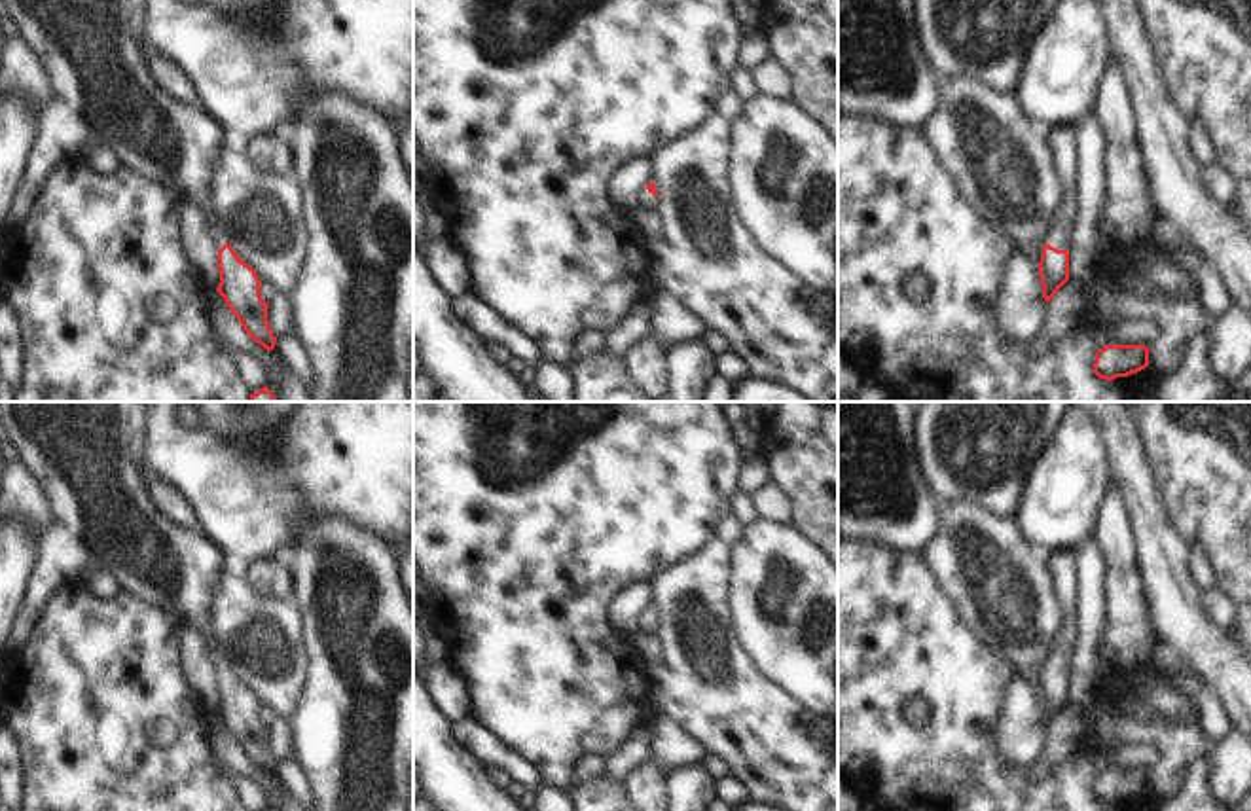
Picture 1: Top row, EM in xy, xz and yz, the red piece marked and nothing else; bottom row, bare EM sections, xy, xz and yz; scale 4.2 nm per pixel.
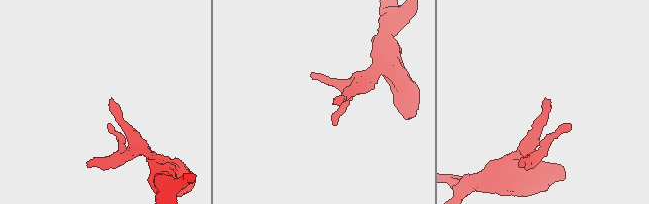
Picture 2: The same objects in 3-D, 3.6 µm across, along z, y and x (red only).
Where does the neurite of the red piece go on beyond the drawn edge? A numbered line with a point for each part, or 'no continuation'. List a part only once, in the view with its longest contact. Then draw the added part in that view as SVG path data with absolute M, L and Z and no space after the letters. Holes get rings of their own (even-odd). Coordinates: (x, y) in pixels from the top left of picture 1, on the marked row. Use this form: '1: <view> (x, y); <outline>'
1: yz (1064, 141); M1058 129L1052 131L1050 155L1058 165L1058 172L1067 182L1067 197L1061 201L1061 212L1046 235L1046 244L1067 250L1073 241L1077 205L1077 178L1080 159L1077 155L1077 131Z

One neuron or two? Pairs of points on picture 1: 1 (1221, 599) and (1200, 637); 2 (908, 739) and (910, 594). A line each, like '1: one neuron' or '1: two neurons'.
1: two neurons
2: one neuron

